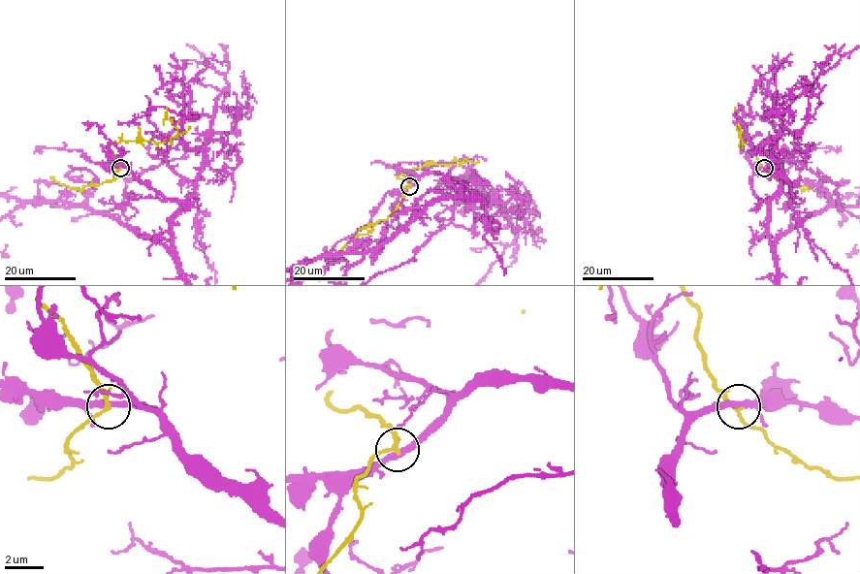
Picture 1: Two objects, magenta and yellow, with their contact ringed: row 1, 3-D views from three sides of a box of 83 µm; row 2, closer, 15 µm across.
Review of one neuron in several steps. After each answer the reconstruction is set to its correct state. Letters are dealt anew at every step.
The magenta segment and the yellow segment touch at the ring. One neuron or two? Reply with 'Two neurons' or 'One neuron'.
Two neurons

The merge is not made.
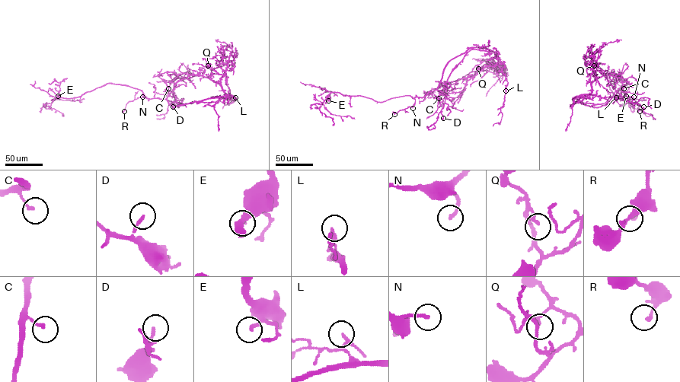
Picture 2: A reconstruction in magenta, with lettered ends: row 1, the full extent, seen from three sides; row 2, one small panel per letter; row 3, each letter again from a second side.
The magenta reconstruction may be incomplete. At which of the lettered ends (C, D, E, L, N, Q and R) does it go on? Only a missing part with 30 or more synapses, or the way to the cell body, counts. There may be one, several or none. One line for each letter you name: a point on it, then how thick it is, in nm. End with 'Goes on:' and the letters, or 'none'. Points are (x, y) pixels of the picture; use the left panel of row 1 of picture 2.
N: place (142, 97); calibre 180 nm
Goes on: N

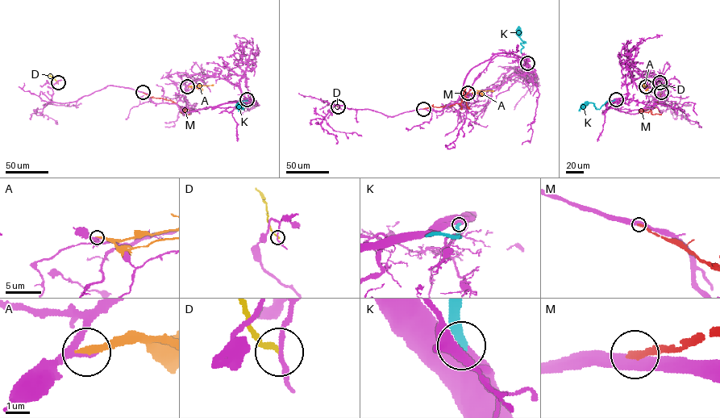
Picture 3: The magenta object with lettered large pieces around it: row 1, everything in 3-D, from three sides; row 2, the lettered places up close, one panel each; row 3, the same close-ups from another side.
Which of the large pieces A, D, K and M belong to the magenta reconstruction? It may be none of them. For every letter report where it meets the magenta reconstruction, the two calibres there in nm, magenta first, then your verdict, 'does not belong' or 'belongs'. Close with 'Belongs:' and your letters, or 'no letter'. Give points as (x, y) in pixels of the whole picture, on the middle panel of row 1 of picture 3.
A: (468, 93) | 180/280 nm | does not belong
D: (338, 106) | 170/200 nm | does not belong
K: (527, 63) | 750/400 nm | belongs
M: (423, 109) | 400/280 nm | does not belong
Belongs: K

